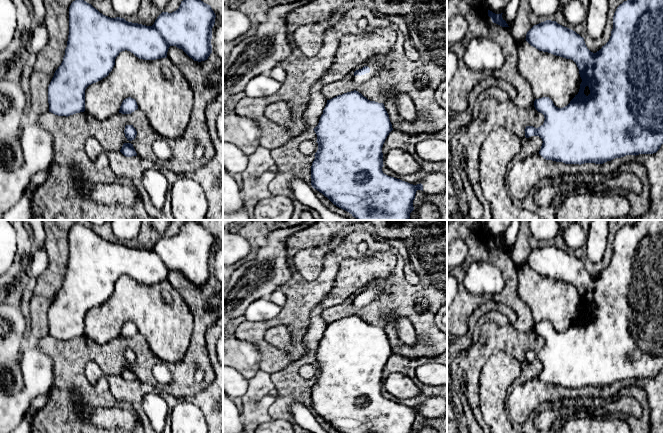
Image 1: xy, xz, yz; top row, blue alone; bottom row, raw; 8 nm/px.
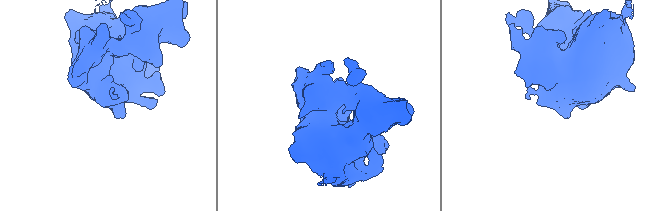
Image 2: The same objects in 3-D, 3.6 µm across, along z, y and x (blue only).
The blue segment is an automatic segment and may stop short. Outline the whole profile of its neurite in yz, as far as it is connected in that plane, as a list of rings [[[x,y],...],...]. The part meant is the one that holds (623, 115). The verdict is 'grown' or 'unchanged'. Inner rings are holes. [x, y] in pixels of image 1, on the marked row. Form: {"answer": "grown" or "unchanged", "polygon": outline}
{"answer": "unchanged", "polygon": [[[627,0],[620,4],[613,16],[613,29],[609,41],[602,46],[596,53],[591,52],[584,41],[584,38],[577,34],[575,31],[558,24],[556,21],[546,20],[537,25],[534,25],[526,34],[525,39],[531,46],[539,51],[548,52],[556,56],[573,60],[578,69],[582,79],[580,89],[577,95],[570,101],[570,103],[563,107],[558,108],[554,105],[549,97],[542,97],[535,99],[535,109],[544,115],[544,123],[535,128],[533,126],[526,126],[525,137],[539,136],[543,143],[539,154],[546,160],[556,162],[563,162],[565,164],[584,164],[595,163],[603,164],[615,158],[621,158],[626,155],[639,155],[639,154],[653,154],[656,153],[663,144],[663,0]]]}

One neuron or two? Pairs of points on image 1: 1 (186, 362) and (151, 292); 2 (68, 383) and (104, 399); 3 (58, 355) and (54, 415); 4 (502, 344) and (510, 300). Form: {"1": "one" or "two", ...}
{"1": "two", "2": "one", "3": "one", "4": "two"}

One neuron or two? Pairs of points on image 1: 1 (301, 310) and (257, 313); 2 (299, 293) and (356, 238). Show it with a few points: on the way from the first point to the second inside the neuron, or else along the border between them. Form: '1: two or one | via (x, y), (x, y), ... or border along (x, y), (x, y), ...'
1: two | border along (277, 314), (272, 318), (255, 322)
2: one | via (315, 287), (328, 274), (331, 263), (340, 254)

